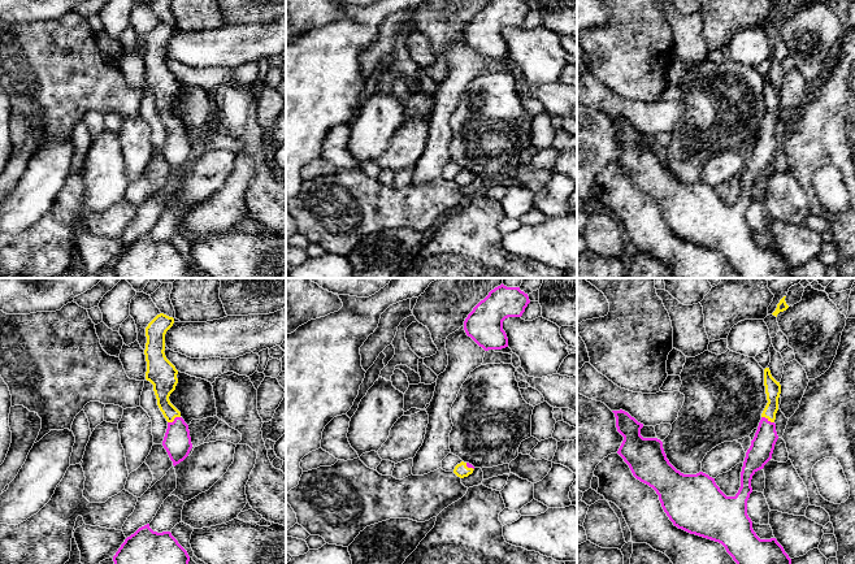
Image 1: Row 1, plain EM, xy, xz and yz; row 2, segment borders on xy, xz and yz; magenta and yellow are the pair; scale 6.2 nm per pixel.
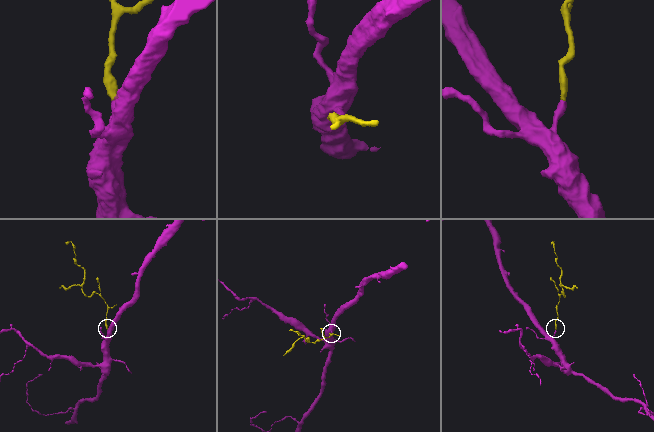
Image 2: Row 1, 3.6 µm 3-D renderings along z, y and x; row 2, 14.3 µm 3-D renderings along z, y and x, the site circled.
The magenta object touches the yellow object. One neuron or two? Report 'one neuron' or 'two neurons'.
one neuron

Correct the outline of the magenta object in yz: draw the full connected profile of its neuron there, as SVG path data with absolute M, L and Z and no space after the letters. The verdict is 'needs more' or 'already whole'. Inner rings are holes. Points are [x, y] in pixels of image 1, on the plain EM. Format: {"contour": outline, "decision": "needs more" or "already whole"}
{"contour": "M769 77L764 78L764 95L768 112L746 161L741 196L734 205L726 205L715 187L703 181L683 183L677 179L667 168L663 151L643 147L643 133L622 118L612 120L617 140L624 146L617 162L637 188L656 200L674 235L721 252L739 278L793 278L784 256L776 247L760 248L747 224L752 185L772 168L778 148L774 129L781 94Z", "decision": "needs more"}

